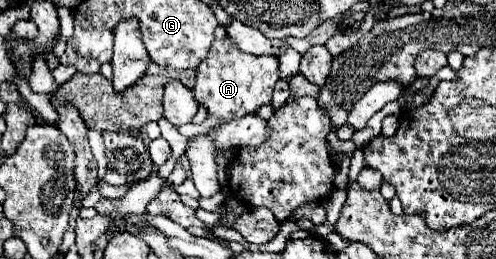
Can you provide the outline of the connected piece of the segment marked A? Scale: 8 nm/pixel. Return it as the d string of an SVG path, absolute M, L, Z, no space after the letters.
M225 36L223 40L213 40L207 60L199 64L193 94L199 104L205 104L209 108L211 116L219 116L223 122L229 122L255 112L263 104L269 104L273 86L279 78L281 74L277 56L245 54L229 36Z

